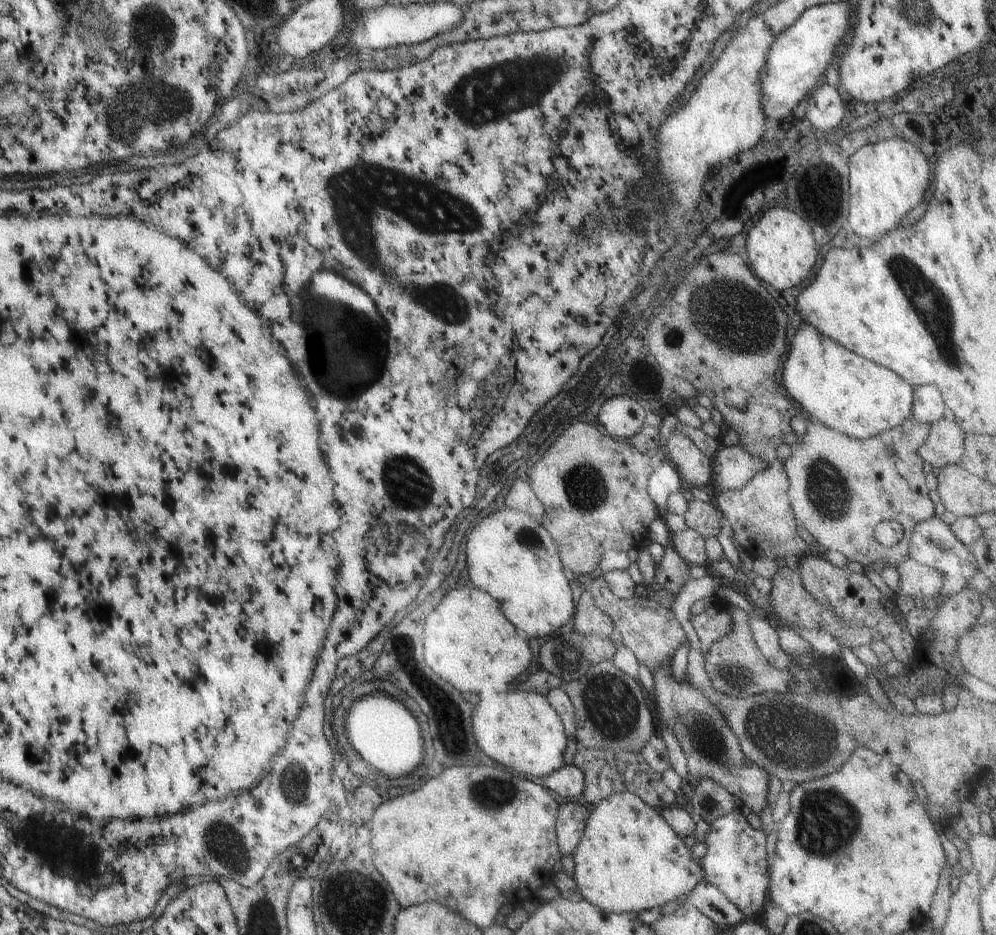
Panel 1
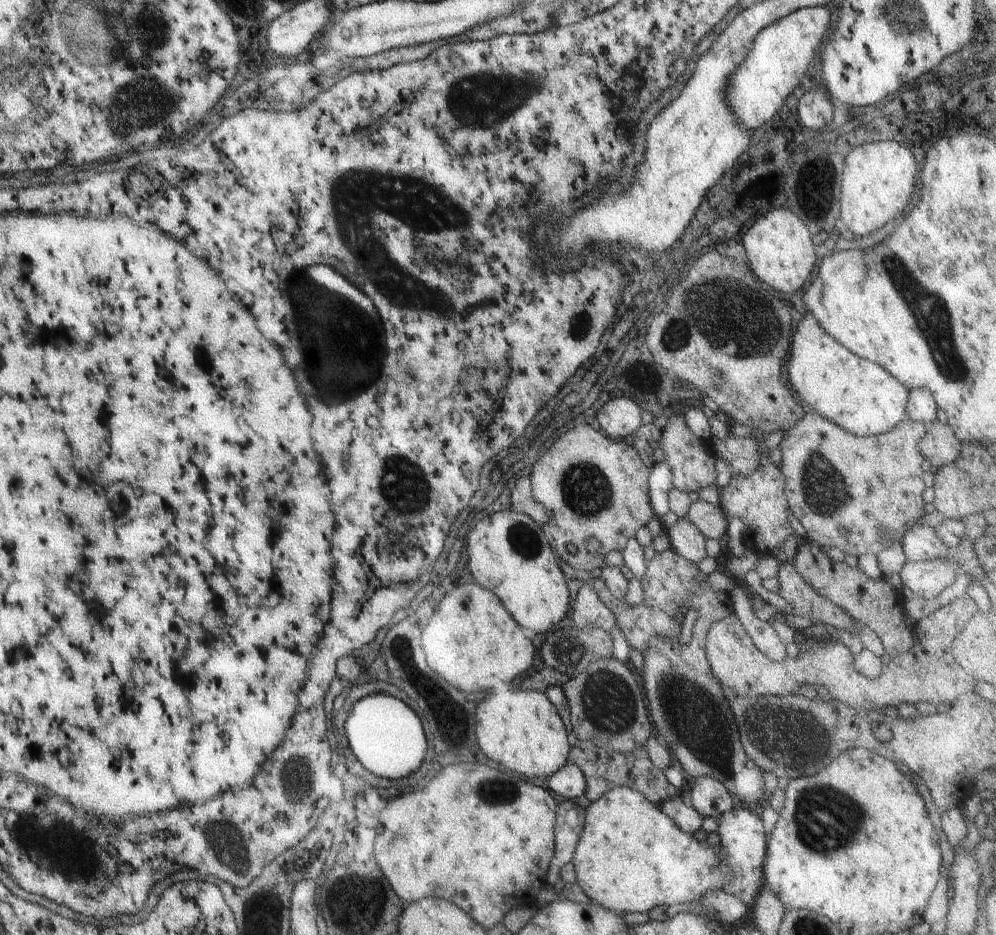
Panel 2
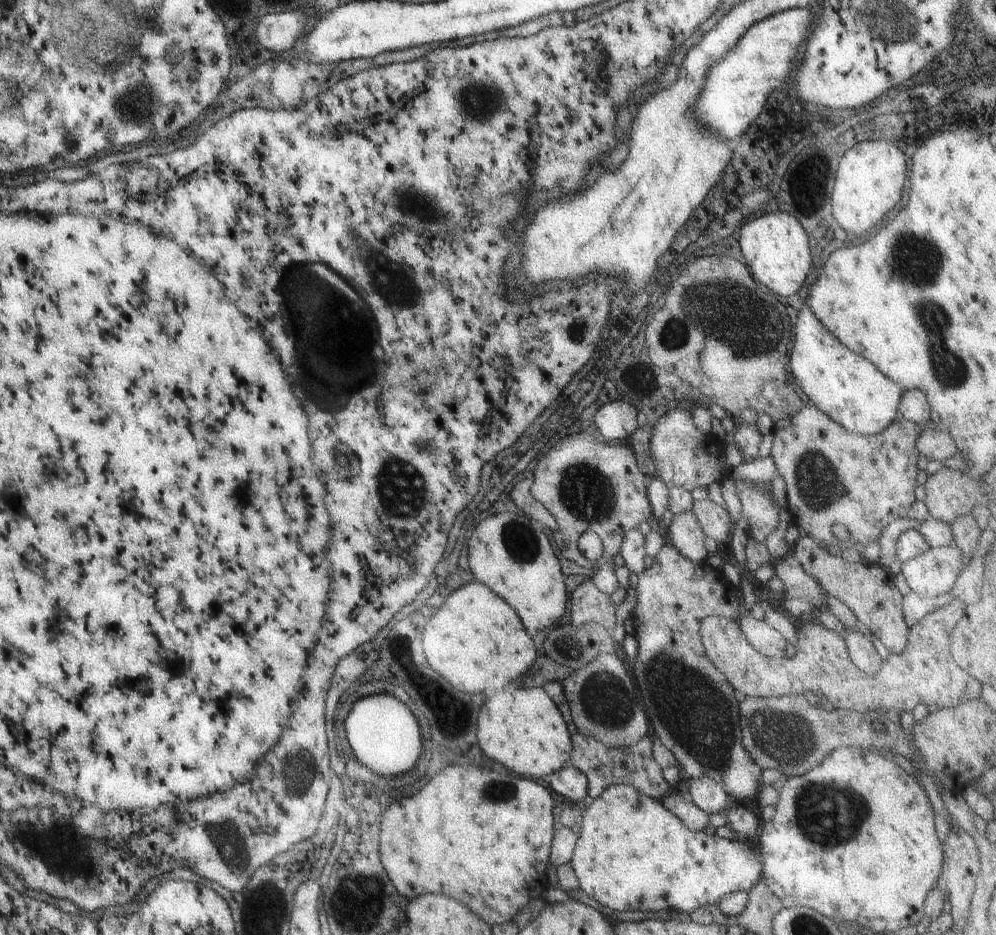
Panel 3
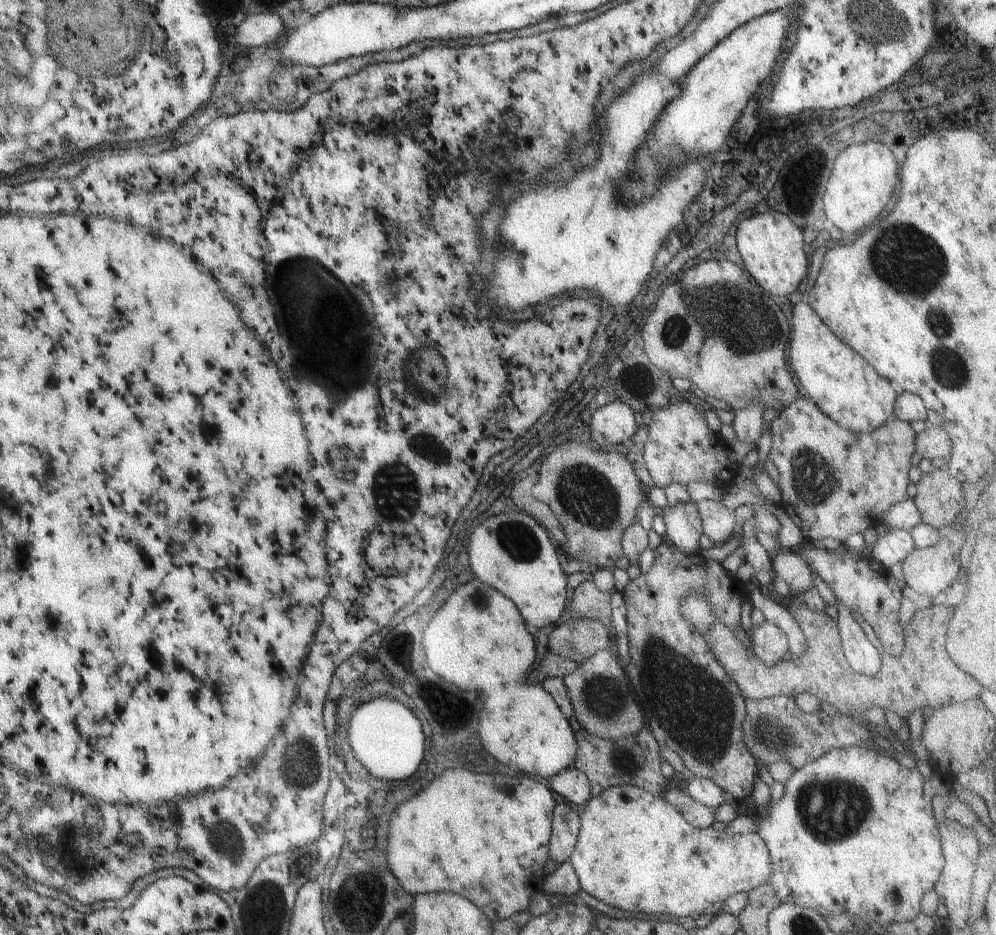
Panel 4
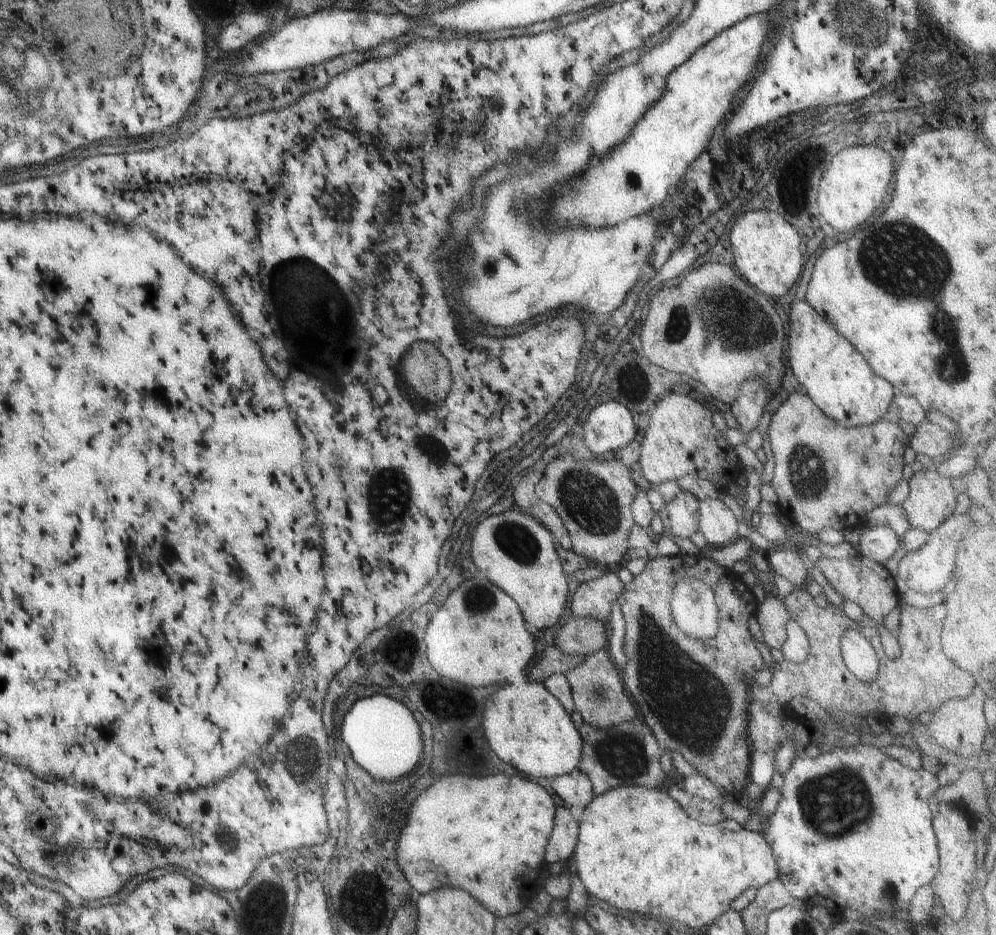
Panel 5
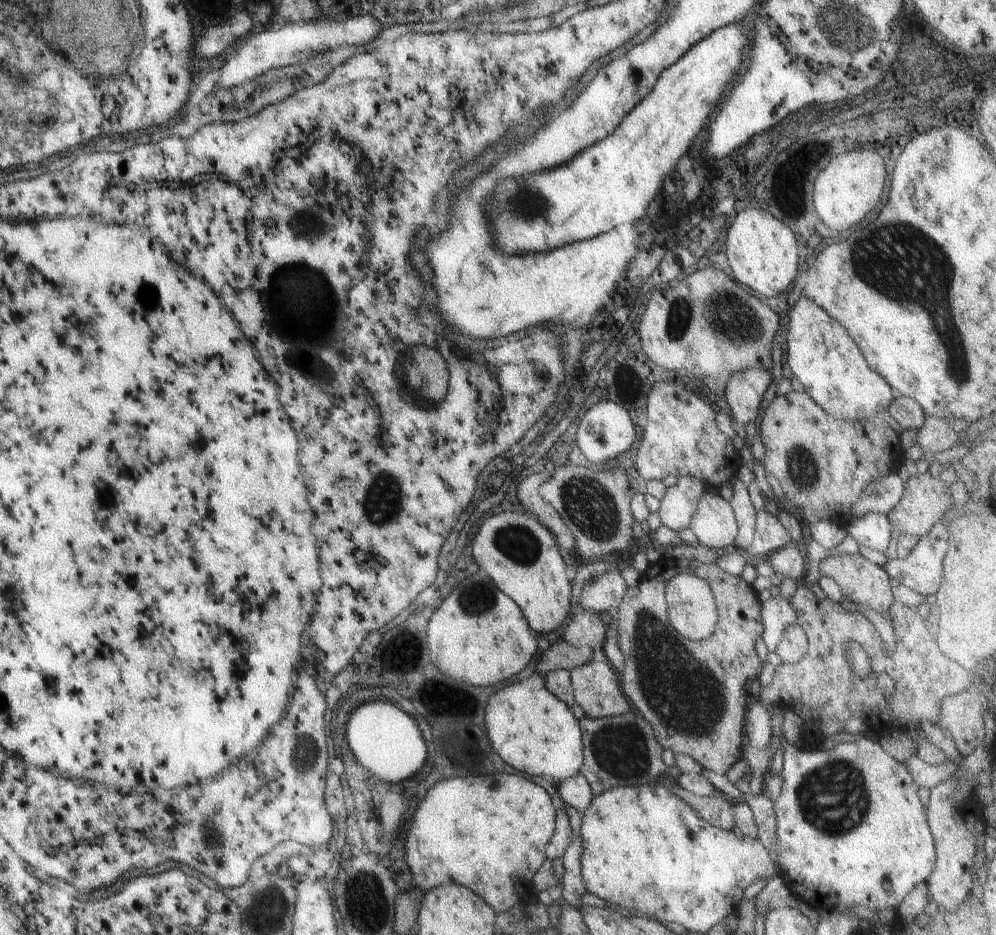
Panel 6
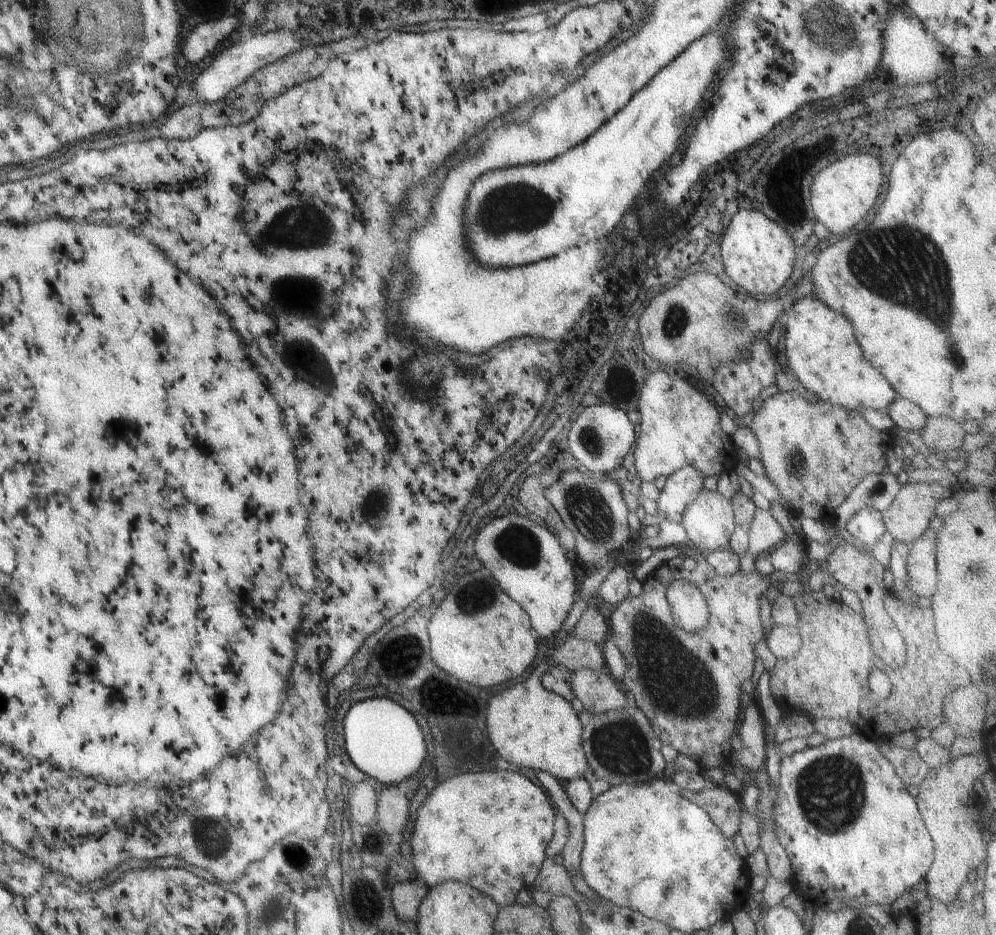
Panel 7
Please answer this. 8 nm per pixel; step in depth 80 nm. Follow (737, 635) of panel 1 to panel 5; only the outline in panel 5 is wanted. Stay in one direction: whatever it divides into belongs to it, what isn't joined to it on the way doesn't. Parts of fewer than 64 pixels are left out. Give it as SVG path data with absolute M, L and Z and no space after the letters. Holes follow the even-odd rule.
M804 586L794 590L782 598L780 602L787 614L805 634L808 641L807 657L800 662L776 662L771 674L771 680L765 686L757 686L750 681L748 697L752 701L763 704L775 702L785 704L794 697L805 697L815 702L825 712L831 714L840 711L857 717L857 702L859 714L885 714L885 716L917 720L922 714L929 716L937 708L951 698L965 698L973 688L973 678L961 672L951 660L942 654L940 633L945 618L945 608L941 604L914 608L900 606L899 628L897 630L897 644L899 656L887 659L880 650L875 622L867 616L862 616L859 622L852 621L845 616L840 606L833 606L822 599L811 596ZM845 630L859 632L877 656L878 672L869 682L858 680L850 674L843 665L840 656L839 642Z

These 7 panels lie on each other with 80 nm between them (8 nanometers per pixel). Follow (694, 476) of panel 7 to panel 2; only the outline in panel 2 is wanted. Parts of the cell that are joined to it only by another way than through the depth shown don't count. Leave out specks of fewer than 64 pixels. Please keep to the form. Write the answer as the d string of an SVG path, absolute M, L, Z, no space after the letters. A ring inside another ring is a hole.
M678 519L673 526L665 528L668 543L679 556L697 564L705 557L705 537L687 519Z

